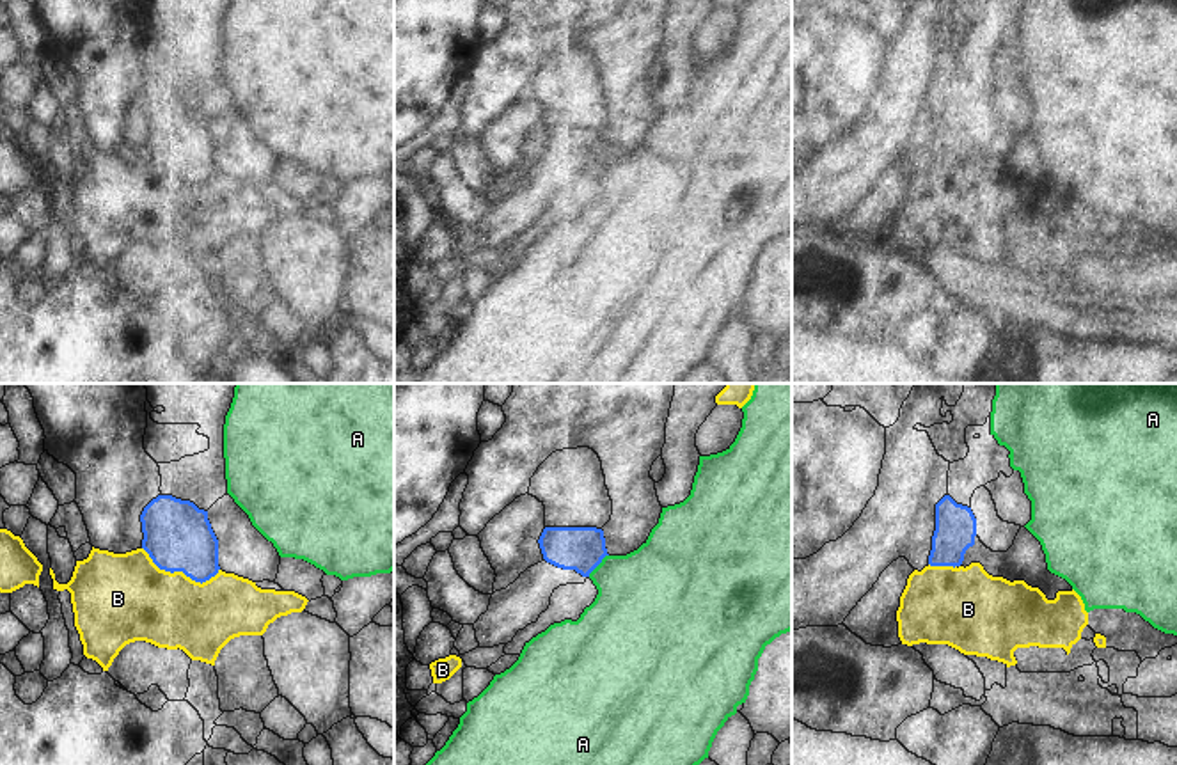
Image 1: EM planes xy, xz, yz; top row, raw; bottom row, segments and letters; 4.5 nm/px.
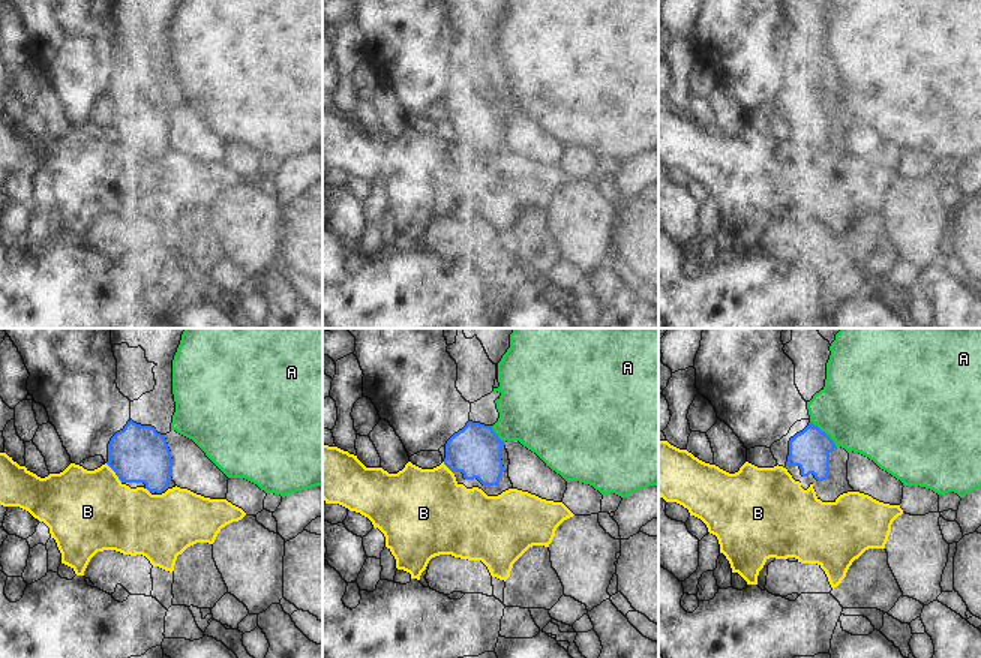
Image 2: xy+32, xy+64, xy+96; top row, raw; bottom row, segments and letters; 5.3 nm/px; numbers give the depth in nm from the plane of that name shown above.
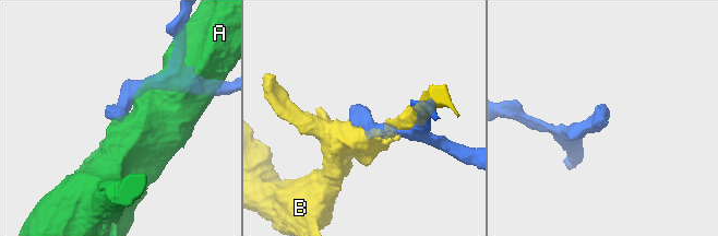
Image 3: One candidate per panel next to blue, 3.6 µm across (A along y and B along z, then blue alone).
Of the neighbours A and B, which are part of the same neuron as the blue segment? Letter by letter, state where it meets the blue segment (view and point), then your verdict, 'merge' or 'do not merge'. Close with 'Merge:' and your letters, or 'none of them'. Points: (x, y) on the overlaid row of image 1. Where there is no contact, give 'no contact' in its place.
A: meets blue in xz at (599, 563); do not merge
B: meets blue in xy at (180, 570); do not merge
Merge: none of them

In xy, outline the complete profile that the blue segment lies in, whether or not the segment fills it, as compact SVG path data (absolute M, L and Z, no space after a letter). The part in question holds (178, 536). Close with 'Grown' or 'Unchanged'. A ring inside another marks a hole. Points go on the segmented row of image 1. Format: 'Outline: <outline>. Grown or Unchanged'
Outline: M158 495L144 508L140 522L142 548L160 570L183 572L201 584L218 573L218 540L208 511L190 501Z. Unchanged

